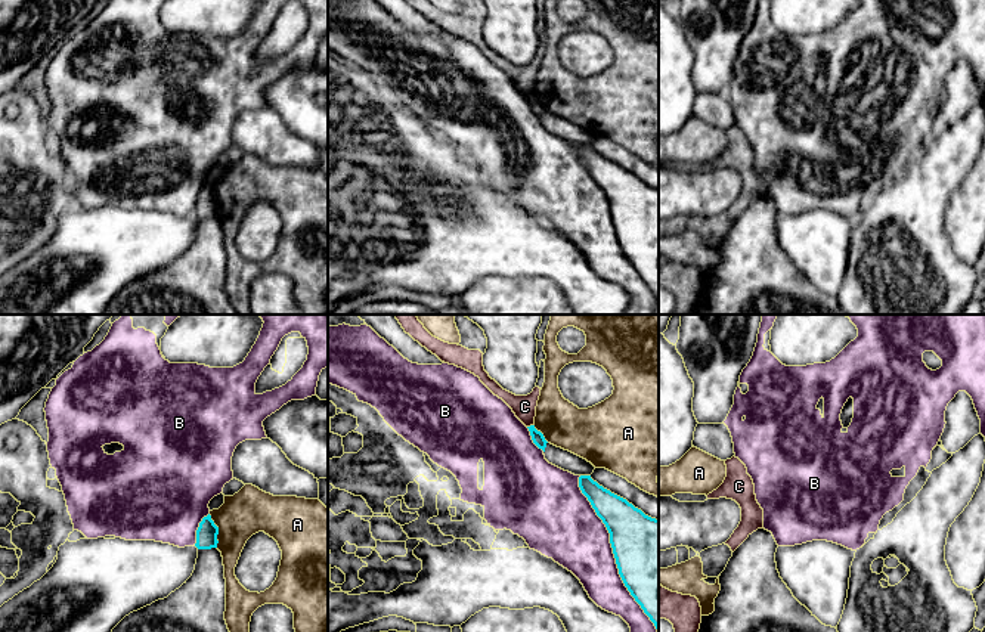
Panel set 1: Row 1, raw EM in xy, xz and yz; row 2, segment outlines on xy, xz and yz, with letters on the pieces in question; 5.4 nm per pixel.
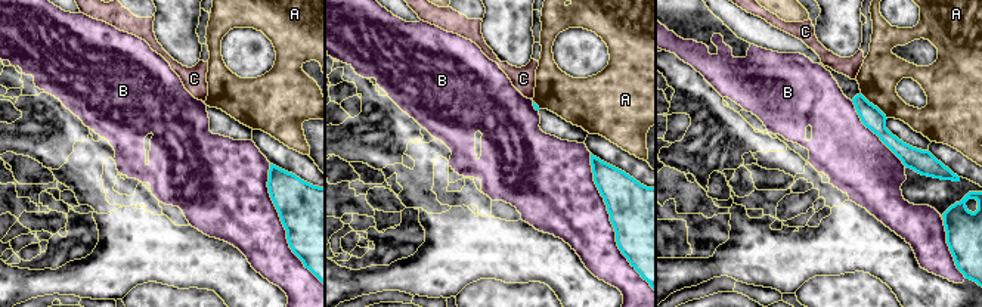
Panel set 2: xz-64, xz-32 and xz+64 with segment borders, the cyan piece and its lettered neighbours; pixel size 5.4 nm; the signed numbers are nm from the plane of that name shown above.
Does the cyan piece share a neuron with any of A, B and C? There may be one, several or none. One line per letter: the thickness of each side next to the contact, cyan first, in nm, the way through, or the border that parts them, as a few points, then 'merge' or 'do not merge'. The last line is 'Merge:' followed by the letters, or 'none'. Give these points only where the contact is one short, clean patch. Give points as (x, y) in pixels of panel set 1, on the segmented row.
A: 120/240 nm | along xy (208, 514), (217, 527), (217, 547) | do not merge
B: 440/340 nm | do not merge
C: 70/130 nm | along xz (533, 424), (527, 427) | do not merge
Merge: none

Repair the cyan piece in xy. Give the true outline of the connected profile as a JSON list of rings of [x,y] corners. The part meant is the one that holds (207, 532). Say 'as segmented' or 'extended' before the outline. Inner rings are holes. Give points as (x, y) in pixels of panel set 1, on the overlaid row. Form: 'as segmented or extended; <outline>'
as segmented; [[[208,514],[199,523],[199,527],[196,530],[196,543],[195,543],[195,546],[198,549],[217,548],[217,543],[219,543],[217,535],[219,535],[219,527],[214,524],[214,521],[211,520],[211,515]]]

